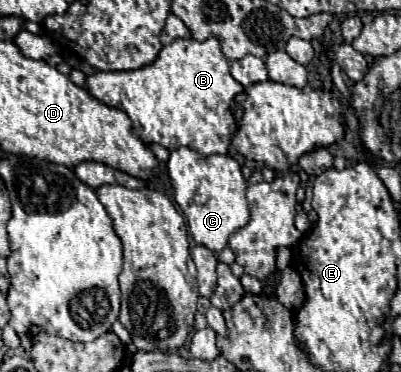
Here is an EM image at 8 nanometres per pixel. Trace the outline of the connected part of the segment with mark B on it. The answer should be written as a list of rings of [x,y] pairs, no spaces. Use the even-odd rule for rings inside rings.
[[[192,38],[174,40],[172,44],[162,48],[162,52],[152,64],[128,72],[96,72],[86,78],[86,88],[102,104],[126,112],[128,118],[132,120],[134,134],[146,144],[154,142],[168,150],[190,146],[202,156],[228,152],[234,132],[238,128],[238,120],[232,110],[234,98],[244,92],[244,86],[232,78],[230,64],[224,58],[220,50],[220,42],[216,38],[208,38],[204,42],[196,42]]]

